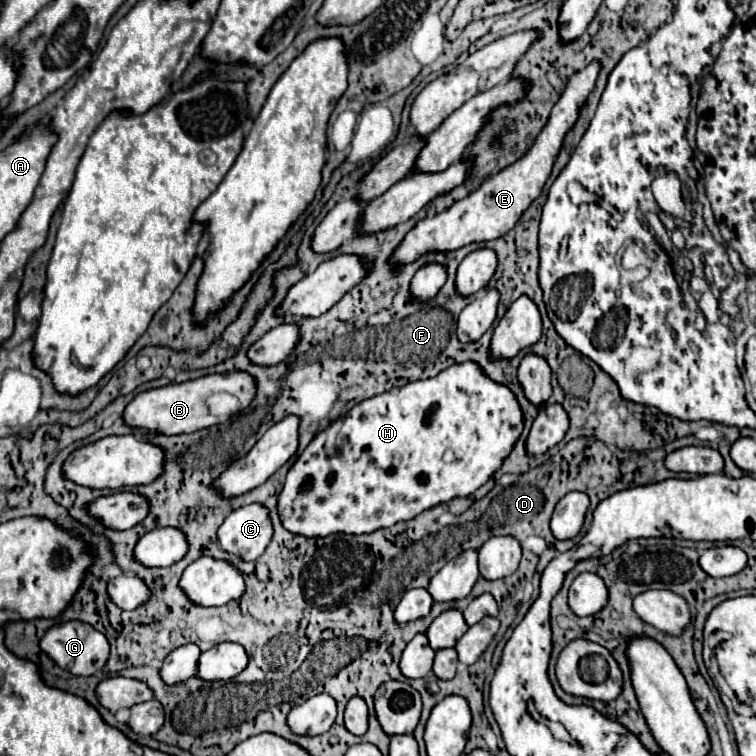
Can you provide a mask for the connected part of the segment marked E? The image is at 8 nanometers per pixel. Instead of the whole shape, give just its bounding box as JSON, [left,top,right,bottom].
[391,60,601,264]

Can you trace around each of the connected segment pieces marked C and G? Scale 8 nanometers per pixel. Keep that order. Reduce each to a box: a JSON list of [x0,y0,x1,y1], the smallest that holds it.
[[217,504,273,562],[41,620,109,676]]

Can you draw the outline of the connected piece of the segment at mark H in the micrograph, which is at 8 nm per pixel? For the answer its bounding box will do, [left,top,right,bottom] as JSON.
[279,360,523,536]

